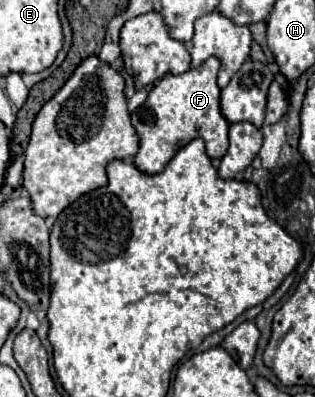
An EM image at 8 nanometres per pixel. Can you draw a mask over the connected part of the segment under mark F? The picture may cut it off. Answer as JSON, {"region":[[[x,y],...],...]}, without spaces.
{"region":[[[212,56],[198,68],[190,68],[184,74],[168,74],[154,84],[146,102],[138,108],[138,112],[132,114],[132,126],[136,128],[136,132],[140,136],[140,150],[136,154],[136,166],[140,170],[144,170],[146,174],[162,172],[164,166],[174,158],[174,154],[198,136],[204,138],[206,152],[210,158],[222,158],[228,152],[228,128],[230,128],[230,124],[228,124],[228,120],[220,108],[220,86],[216,80],[218,68],[220,68],[220,60]]]}

